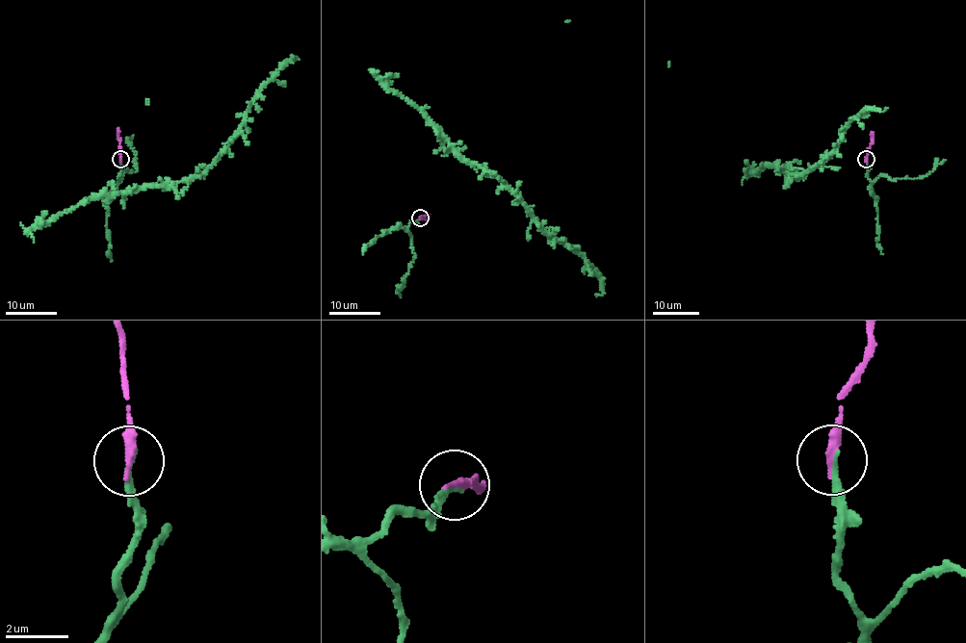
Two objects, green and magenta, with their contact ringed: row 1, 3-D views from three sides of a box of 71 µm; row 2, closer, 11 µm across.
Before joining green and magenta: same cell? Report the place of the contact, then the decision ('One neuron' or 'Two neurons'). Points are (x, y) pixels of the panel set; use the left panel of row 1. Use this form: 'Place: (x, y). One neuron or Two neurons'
Place: (120, 159). One neuron

